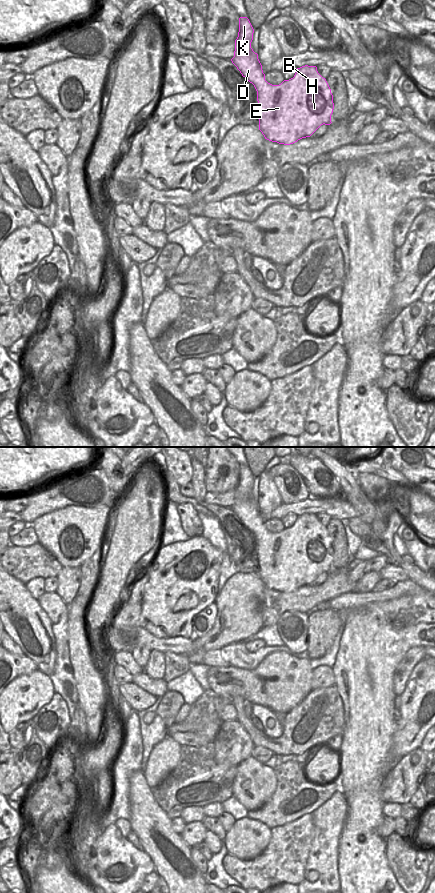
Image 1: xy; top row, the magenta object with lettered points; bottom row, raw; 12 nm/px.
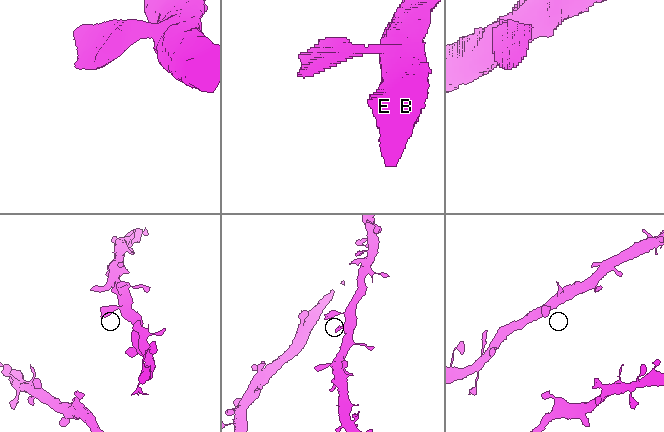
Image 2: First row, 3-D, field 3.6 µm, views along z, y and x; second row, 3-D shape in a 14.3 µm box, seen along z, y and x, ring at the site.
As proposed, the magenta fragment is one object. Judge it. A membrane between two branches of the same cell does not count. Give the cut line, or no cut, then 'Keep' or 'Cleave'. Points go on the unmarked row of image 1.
No split. Keep.

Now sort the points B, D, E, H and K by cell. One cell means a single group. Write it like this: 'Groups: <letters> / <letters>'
Groups: B D E H K.

